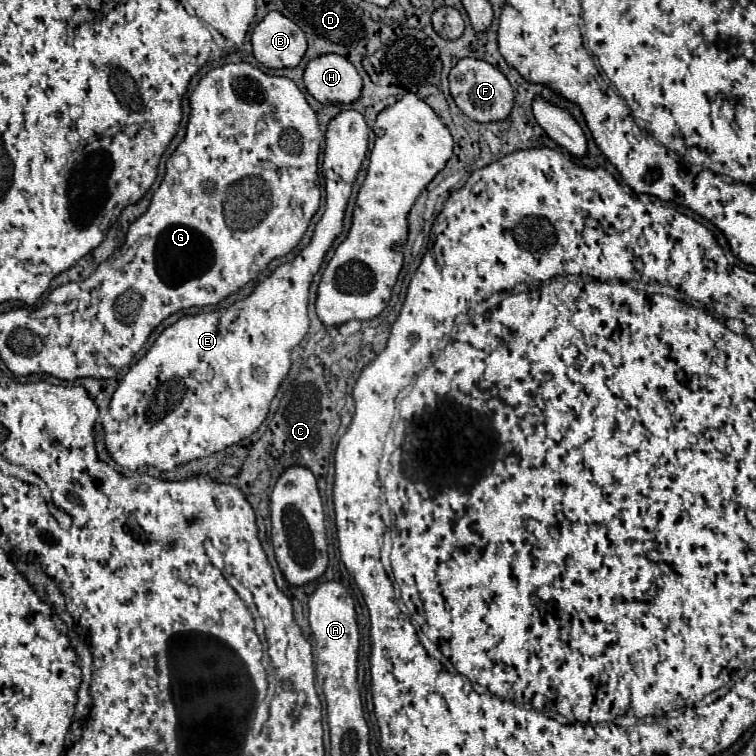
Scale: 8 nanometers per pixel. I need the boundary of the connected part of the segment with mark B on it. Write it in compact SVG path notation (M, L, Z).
M271 11L251 35L255 59L269 69L297 67L307 51L305 33L285 15Z

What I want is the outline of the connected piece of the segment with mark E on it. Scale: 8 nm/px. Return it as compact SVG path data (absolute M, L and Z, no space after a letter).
M345 109L335 119L331 119L327 127L323 159L327 209L315 227L311 243L293 261L279 265L265 281L255 287L255 291L247 299L237 301L233 307L181 317L177 323L167 327L157 337L153 347L145 353L145 357L127 371L111 397L109 413L103 421L107 453L120 467L118 471L122 475L147 473L161 478L161 474L168 473L183 463L209 457L233 443L239 443L245 437L251 437L265 421L269 405L291 369L291 351L307 335L309 285L313 281L313 275L319 271L325 253L343 231L345 207L353 189L351 185L355 183L355 177L369 149L367 133L369 127L363 115L355 109Z

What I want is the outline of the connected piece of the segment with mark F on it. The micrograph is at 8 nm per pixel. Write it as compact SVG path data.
M461 59L449 73L449 83L451 83L451 95L457 103L457 107L473 121L479 123L493 123L493 121L503 121L509 117L513 109L513 99L515 91L505 79L505 75L489 65L487 61L481 59Z

